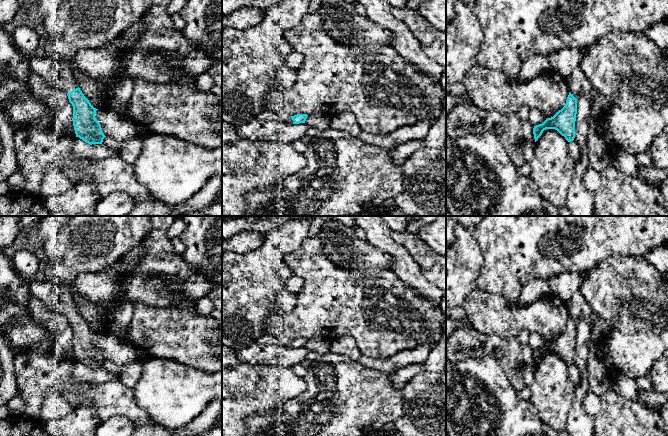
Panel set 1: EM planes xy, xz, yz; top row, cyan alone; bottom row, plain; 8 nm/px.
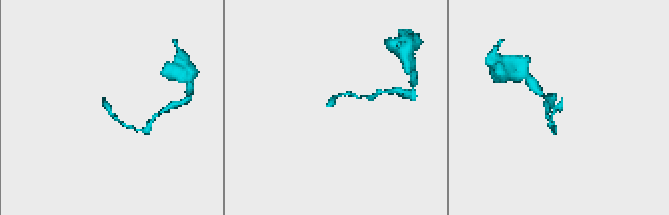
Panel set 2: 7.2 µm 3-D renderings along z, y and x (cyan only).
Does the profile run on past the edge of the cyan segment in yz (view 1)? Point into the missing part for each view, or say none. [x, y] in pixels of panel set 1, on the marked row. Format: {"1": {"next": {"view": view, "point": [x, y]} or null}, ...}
{"1": {"next": null}}

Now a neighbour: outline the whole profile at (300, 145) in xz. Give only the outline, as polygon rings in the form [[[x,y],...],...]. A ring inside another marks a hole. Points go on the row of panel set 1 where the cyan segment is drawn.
[[[298,139],[292,143],[294,149],[299,153],[304,153],[307,148],[308,143],[306,143],[303,139]]]

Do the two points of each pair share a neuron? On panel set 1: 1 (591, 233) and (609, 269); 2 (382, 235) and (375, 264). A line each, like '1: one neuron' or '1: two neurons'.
1: two neurons
2: two neurons

